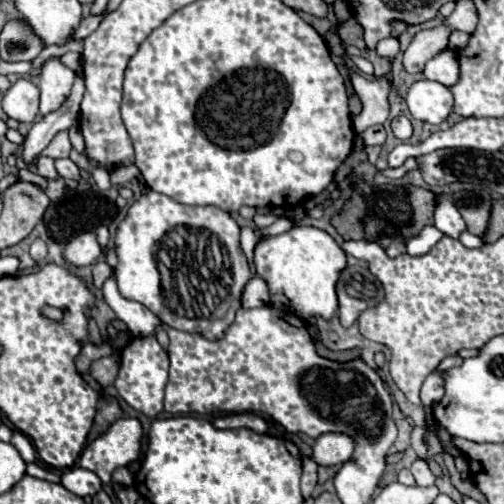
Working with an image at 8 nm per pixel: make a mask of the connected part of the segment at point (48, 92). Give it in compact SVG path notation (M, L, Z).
M51 57L45 61L39 77L41 115L47 115L49 111L55 111L61 107L61 103L69 97L73 79L75 79L75 73L67 65L63 65L59 57Z

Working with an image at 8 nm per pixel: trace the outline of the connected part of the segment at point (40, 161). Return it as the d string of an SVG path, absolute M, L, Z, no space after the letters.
M39 155L37 161L35 161L35 167L37 167L37 173L47 177L47 179L57 179L57 171L55 171L55 165L53 165L53 159L51 157L43 157Z

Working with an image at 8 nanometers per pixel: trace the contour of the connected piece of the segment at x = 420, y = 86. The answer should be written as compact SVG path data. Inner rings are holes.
M415 81L407 91L407 105L415 119L439 125L453 109L453 95L445 85L437 81Z

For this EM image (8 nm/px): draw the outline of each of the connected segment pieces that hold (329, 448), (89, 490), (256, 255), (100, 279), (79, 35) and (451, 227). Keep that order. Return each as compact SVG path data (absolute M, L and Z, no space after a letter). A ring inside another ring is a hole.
M325 433L315 439L313 445L313 461L317 465L333 467L345 463L353 453L353 439L345 433Z
M73 467L61 473L61 485L79 497L85 497L85 495L95 495L97 491L101 491L103 483L89 469Z
M295 225L281 235L263 235L253 249L253 263L255 273L267 283L269 293L283 293L301 319L331 319L337 313L335 283L347 265L347 257L329 233L317 227Z
M99 261L97 265L93 265L93 285L95 287L103 287L103 283L105 283L105 279L111 275L113 271L111 271L111 267L105 263L105 261Z
M89 15L89 17L81 19L79 29L75 29L75 33L73 33L73 39L85 39L85 37L89 37L89 35L91 35L91 33L97 29L99 21L101 21L101 15L97 15L97 17Z
M437 193L437 195L435 195L435 201L437 201L437 205L435 205L435 215L433 215L435 227L437 227L441 233L457 239L457 237L467 229L467 227L463 225L461 213L455 209L455 205L451 203L451 199L449 199L447 193Z

